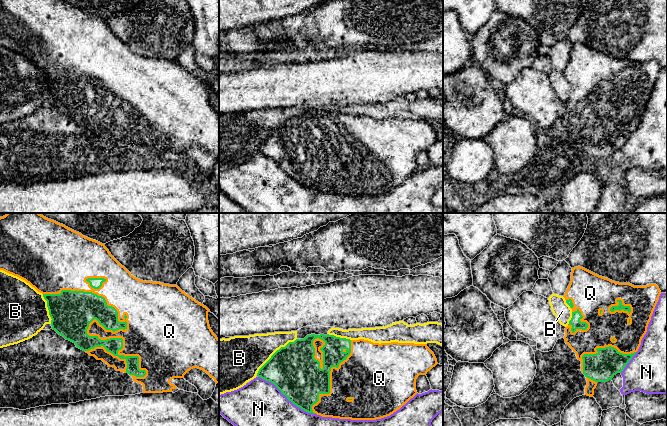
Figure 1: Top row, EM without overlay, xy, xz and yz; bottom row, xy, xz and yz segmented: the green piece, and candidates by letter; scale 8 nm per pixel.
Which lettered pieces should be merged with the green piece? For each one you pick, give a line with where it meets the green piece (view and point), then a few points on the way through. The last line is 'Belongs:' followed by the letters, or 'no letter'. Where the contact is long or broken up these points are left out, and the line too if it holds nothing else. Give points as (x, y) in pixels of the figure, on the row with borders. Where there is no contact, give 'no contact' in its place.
Q: meets green in xy at (108, 329)
Belongs: Q

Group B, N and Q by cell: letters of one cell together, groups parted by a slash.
B / N / Q

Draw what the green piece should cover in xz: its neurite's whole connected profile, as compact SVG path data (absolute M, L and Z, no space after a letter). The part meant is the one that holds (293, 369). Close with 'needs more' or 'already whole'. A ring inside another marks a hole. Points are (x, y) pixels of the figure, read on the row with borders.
M307 335L277 350L257 376L273 383L302 410L351 420L376 420L390 416L416 394L416 379L437 365L426 344L373 343L334 335Z | needs more

